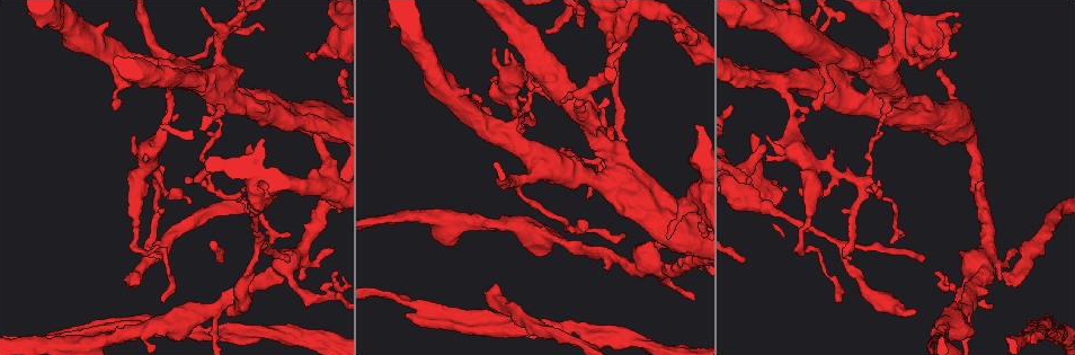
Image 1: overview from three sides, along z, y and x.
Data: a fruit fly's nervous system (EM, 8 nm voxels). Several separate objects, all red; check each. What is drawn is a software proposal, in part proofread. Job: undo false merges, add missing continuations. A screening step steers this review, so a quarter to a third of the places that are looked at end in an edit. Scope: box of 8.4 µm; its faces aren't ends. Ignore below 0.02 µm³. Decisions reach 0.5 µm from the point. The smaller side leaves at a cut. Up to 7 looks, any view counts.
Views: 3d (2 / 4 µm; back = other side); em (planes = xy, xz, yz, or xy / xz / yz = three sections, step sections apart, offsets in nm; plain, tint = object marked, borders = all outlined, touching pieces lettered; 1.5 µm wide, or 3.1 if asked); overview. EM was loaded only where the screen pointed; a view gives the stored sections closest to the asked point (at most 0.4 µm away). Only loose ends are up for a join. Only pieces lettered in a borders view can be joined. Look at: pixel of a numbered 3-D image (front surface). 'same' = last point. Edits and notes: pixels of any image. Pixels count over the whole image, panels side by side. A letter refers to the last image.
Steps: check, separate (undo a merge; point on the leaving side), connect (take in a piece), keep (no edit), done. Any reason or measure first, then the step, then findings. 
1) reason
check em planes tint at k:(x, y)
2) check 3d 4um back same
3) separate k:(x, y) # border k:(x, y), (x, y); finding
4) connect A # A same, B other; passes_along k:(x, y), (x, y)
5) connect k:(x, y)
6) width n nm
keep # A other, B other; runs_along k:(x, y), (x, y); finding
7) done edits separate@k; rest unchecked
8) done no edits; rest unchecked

small branch off a trunk
check em yz step 8 tint at 1:(889, 94)

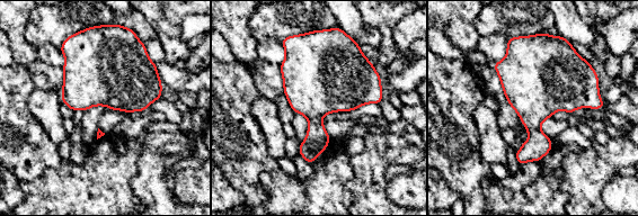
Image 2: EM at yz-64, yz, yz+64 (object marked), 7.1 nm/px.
check em xy step 4 borders same

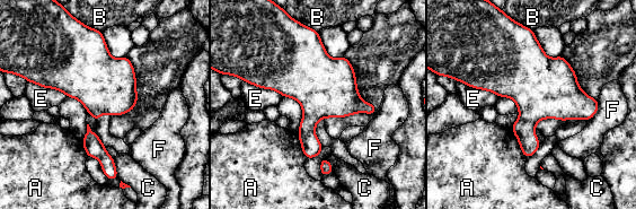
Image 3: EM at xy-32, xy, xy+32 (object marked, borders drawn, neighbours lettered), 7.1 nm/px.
width 420 nm; longest_contact E 320 nm
keep # A other, B other, C other, E other, F other; continuous, no second cell

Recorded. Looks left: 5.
thick turns thin
check em xy step 8 borders at 1:(772, 212)

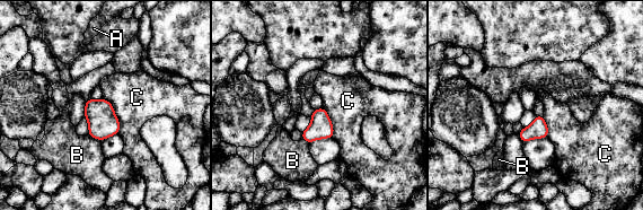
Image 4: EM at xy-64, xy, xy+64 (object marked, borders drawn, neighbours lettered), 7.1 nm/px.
cut it another way
check em planes borders same

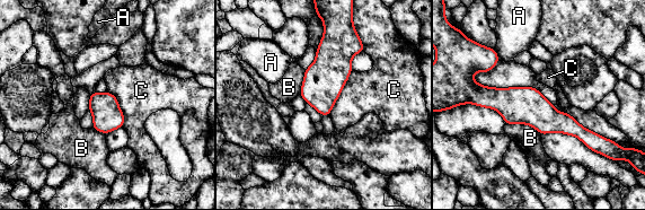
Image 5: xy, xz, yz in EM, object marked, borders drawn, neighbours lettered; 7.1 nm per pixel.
keep # A other, B other, C other; border 5:(505, 122), (528, 123), (540, 134); continuous, no second cell

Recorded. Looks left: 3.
an open end
check 3d 4um at 1:(694, 299)

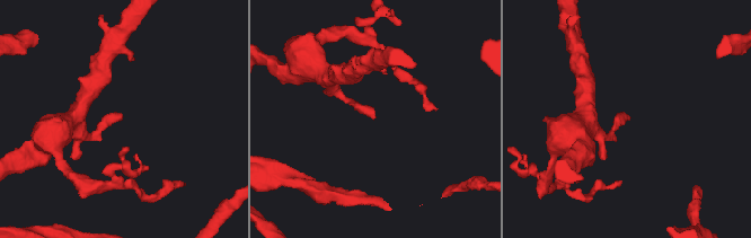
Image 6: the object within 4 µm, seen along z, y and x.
now the EM
check em planes borders at 6:(628, 117)

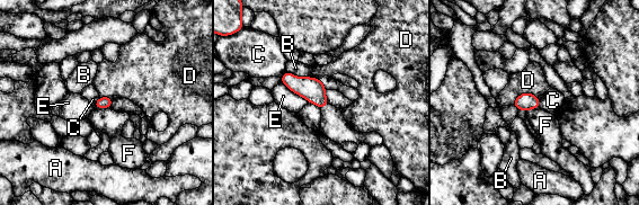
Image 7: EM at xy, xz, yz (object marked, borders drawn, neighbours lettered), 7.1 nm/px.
keep # A other, B other, C other, D other, E other, F other; border 7:(308, 101), (320, 109); no lettered piece goes on from it

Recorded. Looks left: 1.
done no edits; rest unchecked

